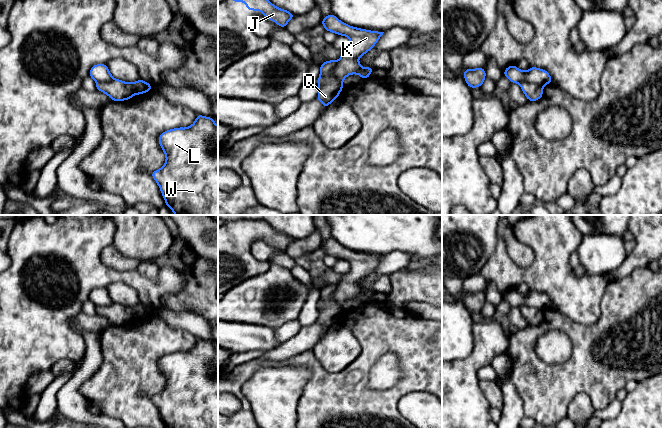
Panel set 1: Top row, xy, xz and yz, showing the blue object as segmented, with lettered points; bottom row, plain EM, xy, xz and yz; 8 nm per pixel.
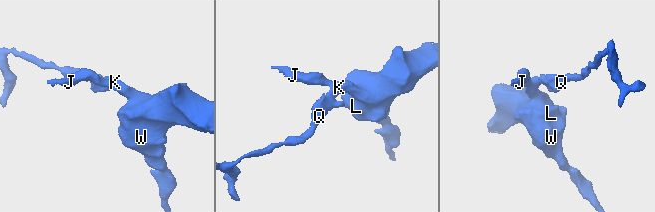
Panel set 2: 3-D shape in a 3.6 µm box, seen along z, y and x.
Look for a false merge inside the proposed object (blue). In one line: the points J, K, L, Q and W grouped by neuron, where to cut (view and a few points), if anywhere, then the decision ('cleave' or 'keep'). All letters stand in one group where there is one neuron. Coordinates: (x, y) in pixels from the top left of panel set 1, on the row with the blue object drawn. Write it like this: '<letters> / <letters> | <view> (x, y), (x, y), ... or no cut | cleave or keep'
J K L W / Q | xz (336, 62), (332, 76), (341, 84) | cleave

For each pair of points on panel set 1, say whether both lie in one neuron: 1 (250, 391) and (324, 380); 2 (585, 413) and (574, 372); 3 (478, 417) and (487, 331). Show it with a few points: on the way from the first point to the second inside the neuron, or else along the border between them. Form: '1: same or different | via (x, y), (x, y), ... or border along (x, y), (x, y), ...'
1: different | border along (304, 365), (310, 370), (310, 377), (296, 405)
2: different | border along (595, 409), (586, 394), (578, 393), (566, 412)
3: same | via (470, 396), (470, 366), (483, 352)

